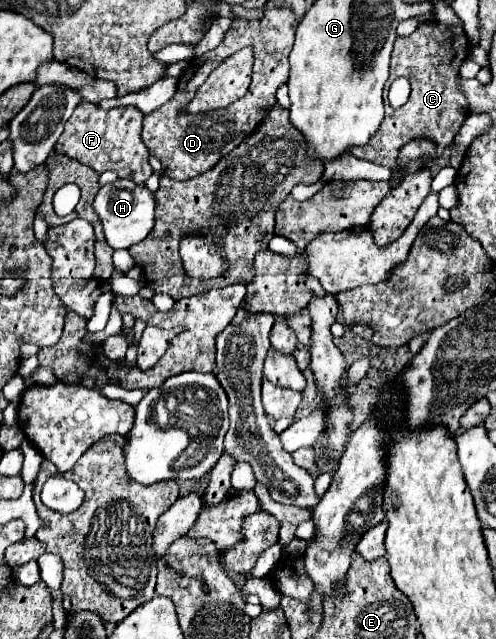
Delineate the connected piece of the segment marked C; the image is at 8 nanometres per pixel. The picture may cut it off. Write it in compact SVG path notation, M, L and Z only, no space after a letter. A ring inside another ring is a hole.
M432 22L432 24L420 26L410 36L398 38L394 42L394 50L392 50L390 78L383 91L384 124L380 124L380 132L376 132L376 136L372 136L372 140L368 144L350 148L350 154L354 154L360 160L370 160L374 164L404 168L407 173L416 172L422 167L427 167L428 162L440 158L442 152L452 144L452 140L458 134L466 116L470 114L468 100L460 90L460 76L458 76L458 70L460 70L462 62L466 60L466 56L468 56L468 38L460 26ZM398 76L410 78L412 94L410 94L410 100L402 108L394 110L388 102L387 93L392 80ZM416 138L432 140L436 144L436 154L422 156L420 160L414 160L412 164L398 164L396 156L398 156L400 148Z

